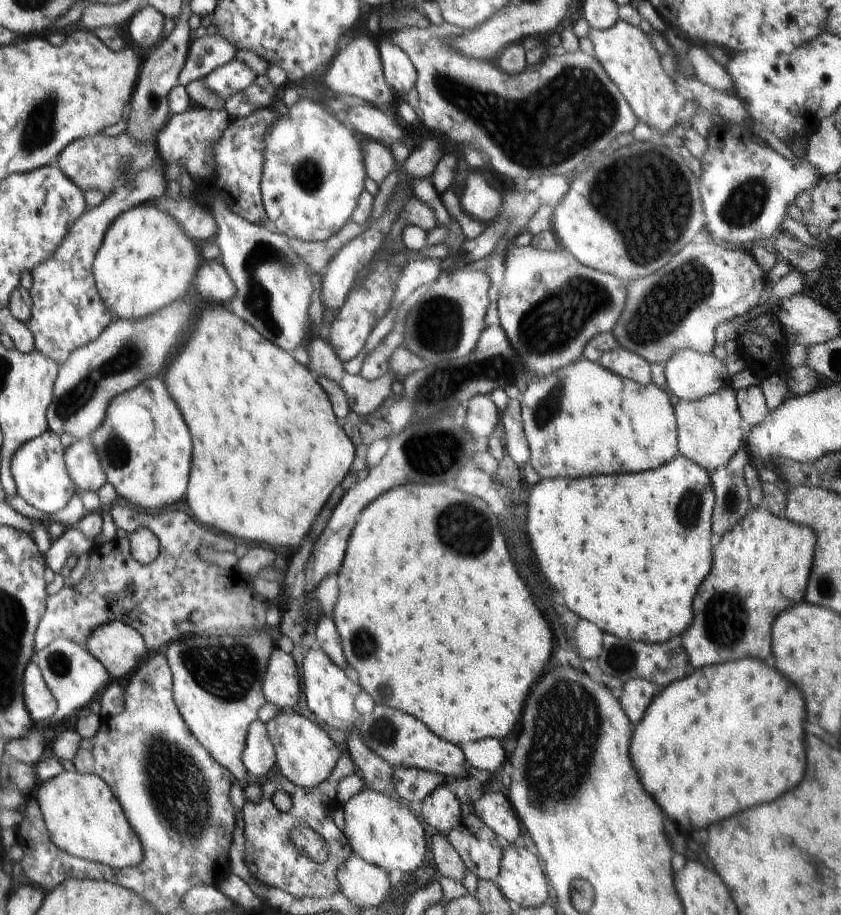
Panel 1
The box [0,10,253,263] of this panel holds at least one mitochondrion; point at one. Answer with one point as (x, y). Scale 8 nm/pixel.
(38, 130)

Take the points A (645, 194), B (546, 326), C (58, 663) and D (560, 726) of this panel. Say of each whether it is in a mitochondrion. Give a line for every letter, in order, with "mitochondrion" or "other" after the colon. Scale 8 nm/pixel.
A: mitochondrion
B: mitochondrion
C: mitochondrion
D: mitochondrion

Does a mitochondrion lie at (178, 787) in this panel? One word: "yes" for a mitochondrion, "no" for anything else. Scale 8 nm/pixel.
yes

